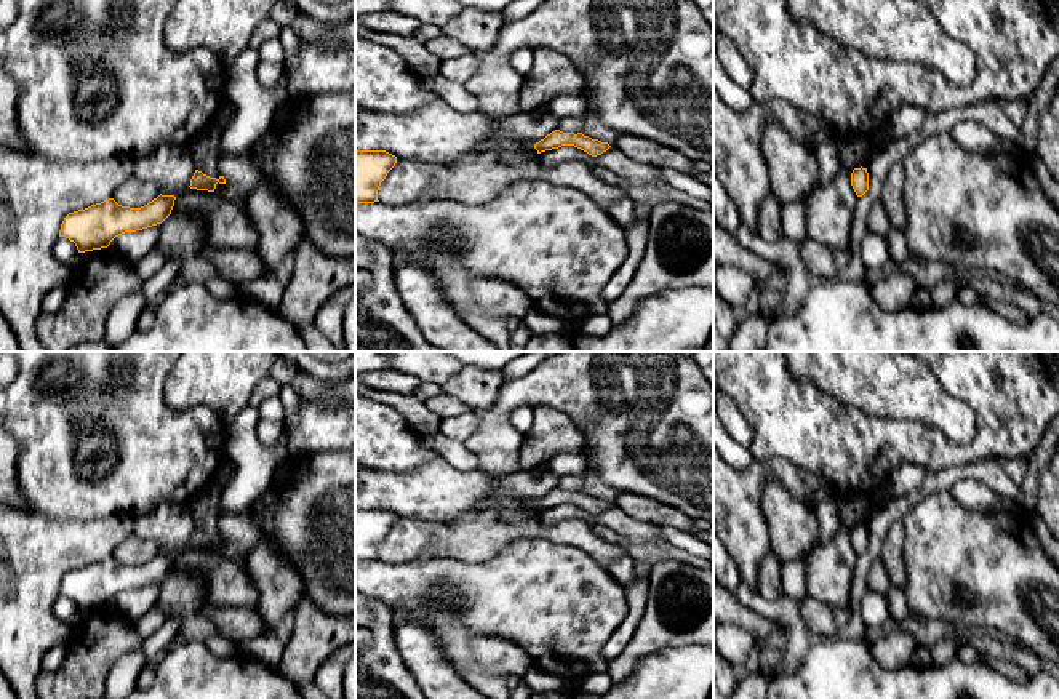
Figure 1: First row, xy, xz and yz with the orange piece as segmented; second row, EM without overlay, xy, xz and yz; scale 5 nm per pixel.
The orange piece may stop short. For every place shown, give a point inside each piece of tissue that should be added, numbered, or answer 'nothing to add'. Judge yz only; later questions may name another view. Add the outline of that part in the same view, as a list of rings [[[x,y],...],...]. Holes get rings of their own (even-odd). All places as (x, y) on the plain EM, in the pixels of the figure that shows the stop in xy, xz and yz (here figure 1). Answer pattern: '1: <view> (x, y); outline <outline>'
nothing to add

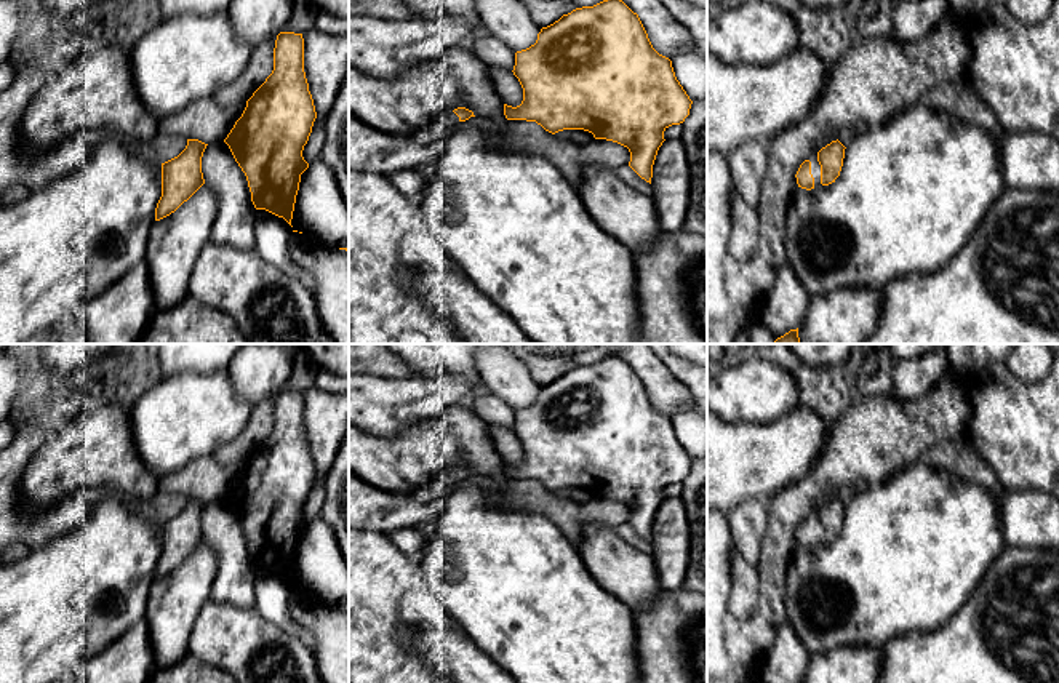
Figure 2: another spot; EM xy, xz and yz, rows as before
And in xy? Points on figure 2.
nothing to add

